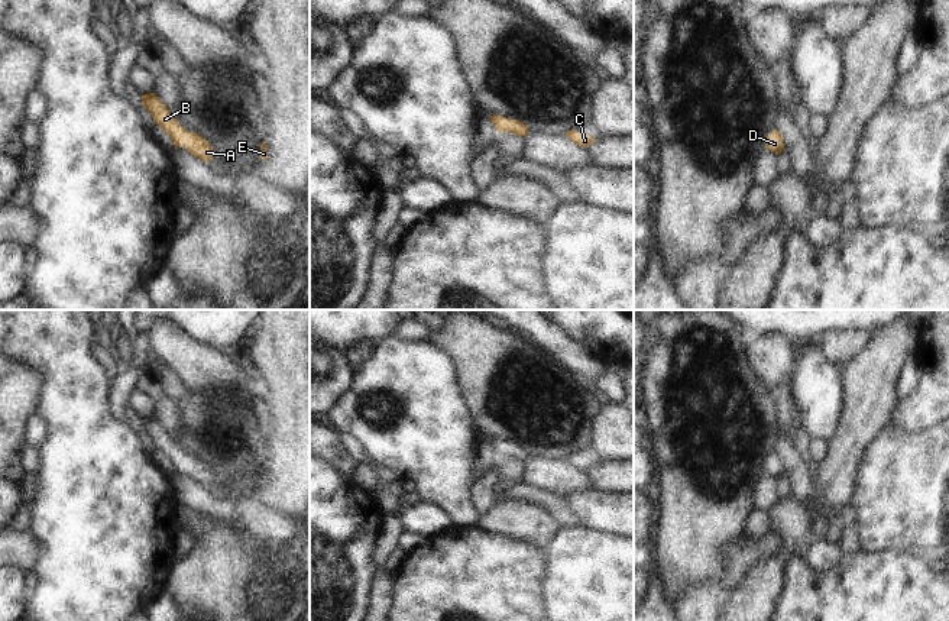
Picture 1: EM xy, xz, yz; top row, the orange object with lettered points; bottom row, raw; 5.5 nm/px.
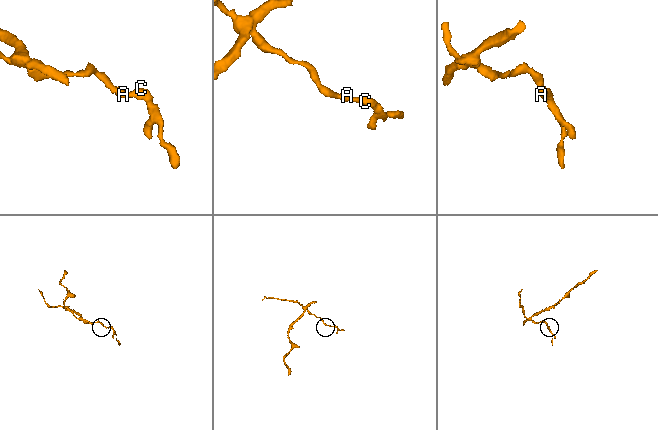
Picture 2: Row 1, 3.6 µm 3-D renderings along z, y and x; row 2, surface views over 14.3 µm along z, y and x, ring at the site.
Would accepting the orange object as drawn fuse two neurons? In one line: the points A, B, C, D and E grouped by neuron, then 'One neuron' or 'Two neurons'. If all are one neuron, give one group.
Groups: A B C D E. One neuron

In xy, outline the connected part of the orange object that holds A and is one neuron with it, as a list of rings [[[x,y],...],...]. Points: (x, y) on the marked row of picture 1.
[[[142,93],[142,106],[152,114],[153,122],[171,138],[175,149],[184,145],[188,153],[204,162],[216,156],[216,151],[210,146],[208,140],[195,132],[187,132],[155,93]]]

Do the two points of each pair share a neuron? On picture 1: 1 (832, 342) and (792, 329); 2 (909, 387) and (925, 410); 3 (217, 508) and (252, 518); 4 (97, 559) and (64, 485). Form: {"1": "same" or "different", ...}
{"1": "different", "2": "different", "3": "same", "4": "same"}

